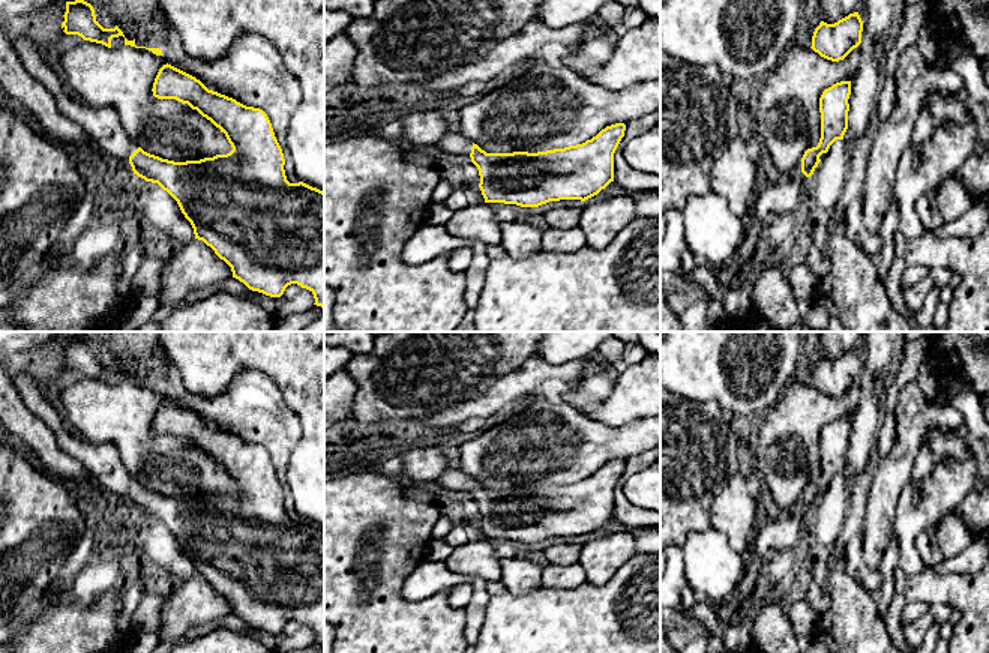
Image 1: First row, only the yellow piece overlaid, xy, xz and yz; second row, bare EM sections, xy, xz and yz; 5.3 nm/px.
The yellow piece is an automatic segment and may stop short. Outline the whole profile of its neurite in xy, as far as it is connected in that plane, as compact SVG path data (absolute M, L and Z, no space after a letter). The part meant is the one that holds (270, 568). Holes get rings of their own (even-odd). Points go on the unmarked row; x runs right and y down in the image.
M18 374L12 381L27 408L51 428L63 452L80 461L108 494L128 497L134 510L146 518L158 519L177 537L182 549L194 564L195 575L203 576L231 603L233 614L243 618L249 626L270 633L281 633L288 621L297 620L314 630L314 641L324 644L324 528L303 518L290 519L287 516L282 485L263 446L246 443L233 434L209 426L195 413L167 399L155 414L153 432L158 435L176 435L197 446L225 470L233 486L227 491L200 497L174 498L162 495L138 483L123 467L119 453L111 446L83 440L68 425L65 416L44 396L38 383L29 374Z

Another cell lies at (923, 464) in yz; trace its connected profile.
M921 443L914 462L911 482L920 486L930 476L932 467L932 450L927 444Z

